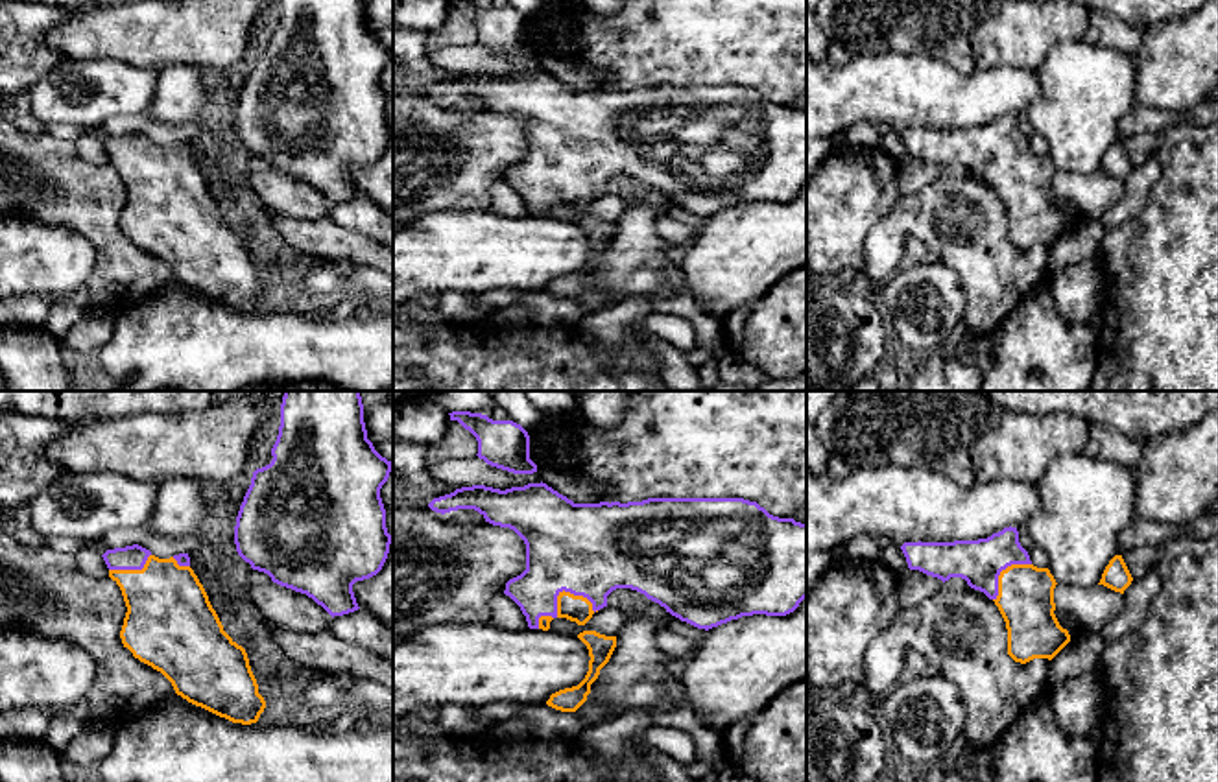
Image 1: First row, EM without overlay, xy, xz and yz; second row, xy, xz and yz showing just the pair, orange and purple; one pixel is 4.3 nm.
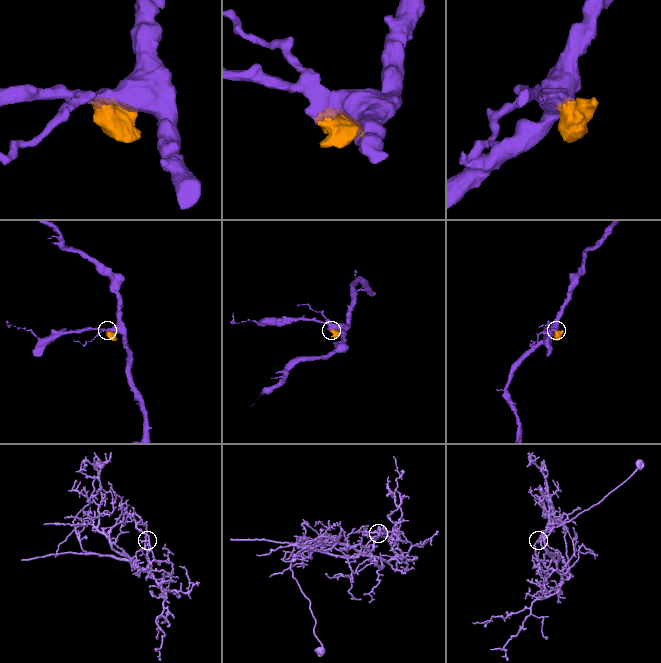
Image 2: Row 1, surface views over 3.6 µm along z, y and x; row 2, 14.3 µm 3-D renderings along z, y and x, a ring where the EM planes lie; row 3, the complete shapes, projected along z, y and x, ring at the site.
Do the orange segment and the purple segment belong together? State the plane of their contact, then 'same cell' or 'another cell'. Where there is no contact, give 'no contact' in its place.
xz | same cell

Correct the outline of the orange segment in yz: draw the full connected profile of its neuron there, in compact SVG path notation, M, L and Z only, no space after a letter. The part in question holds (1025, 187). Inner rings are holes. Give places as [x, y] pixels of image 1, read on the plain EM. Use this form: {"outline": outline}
{"outline": "M1017 114L987 125L954 129L904 129L908 155L943 170L961 164L998 194L1008 216L1008 242L1021 251L1052 247L1070 221L1054 201L1056 166L1048 155L1032 151Z"}

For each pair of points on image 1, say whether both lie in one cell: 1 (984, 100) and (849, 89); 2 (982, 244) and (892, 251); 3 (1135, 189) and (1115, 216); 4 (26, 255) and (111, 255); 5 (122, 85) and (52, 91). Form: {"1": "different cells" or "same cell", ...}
{"1": "same cell", "2": "same cell", "3": "same cell", "4": "different cells", "5": "same cell"}

